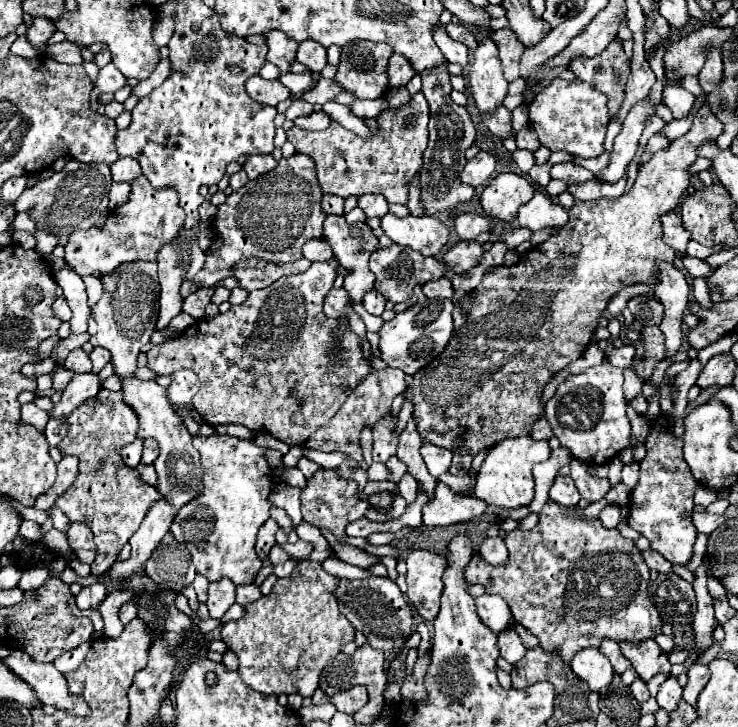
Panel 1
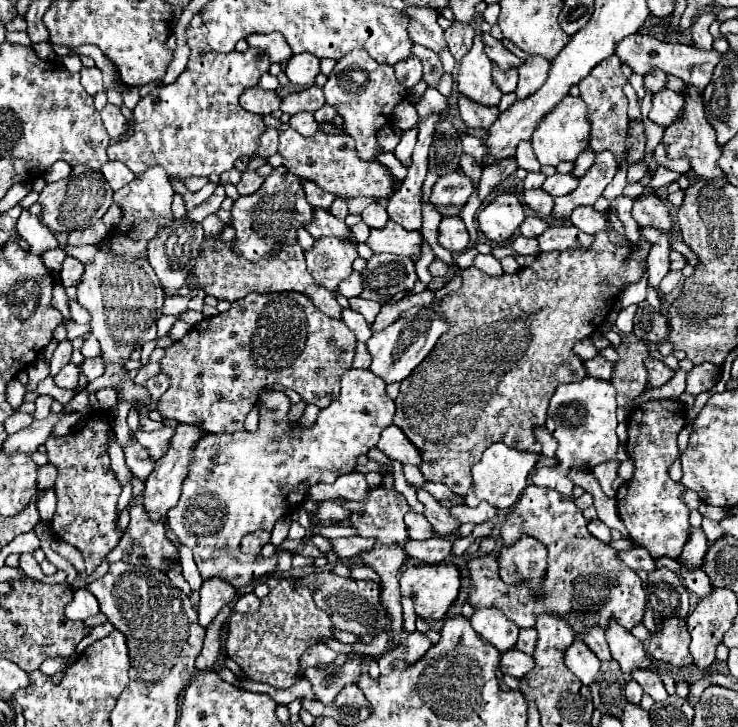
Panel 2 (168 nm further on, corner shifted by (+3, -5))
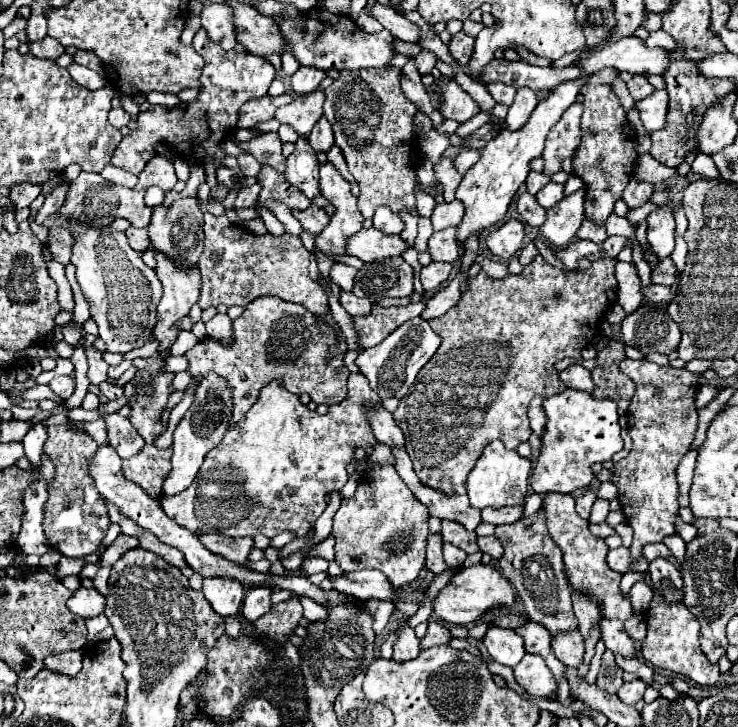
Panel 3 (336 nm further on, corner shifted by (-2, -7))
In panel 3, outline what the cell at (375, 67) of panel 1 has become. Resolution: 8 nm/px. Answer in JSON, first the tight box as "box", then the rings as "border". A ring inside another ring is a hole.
{"box":[324,69,442,219],"border":[[[362,69],[356,75],[350,71],[340,71],[340,77],[324,93],[324,117],[330,121],[334,143],[342,149],[350,173],[360,185],[358,209],[366,219],[370,219],[380,205],[390,207],[394,213],[402,209],[414,209],[416,189],[432,197],[442,195],[442,185],[436,185],[434,189],[420,187],[416,175],[416,167],[422,159],[420,147],[416,141],[410,141],[414,137],[412,119],[418,109],[410,99],[404,97],[400,89],[400,69]]]}

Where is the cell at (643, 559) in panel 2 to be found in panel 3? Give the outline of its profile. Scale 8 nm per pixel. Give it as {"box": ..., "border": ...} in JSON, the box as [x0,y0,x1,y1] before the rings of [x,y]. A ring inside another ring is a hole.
{"box":[606,547,630,573],"border":[[[618,547],[618,549],[612,549],[606,557],[608,561],[608,567],[612,571],[618,571],[618,573],[626,573],[628,571],[628,565],[630,565],[630,551],[626,547]]]}

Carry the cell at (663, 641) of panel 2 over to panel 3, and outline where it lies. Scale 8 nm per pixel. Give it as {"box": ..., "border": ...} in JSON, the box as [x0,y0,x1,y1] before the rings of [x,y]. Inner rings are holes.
{"box":[640,593,720,685],"border":[[[654,593],[650,601],[650,609],[646,611],[646,637],[640,645],[640,655],[652,665],[660,669],[668,669],[672,673],[690,677],[698,685],[714,685],[720,677],[718,665],[710,663],[708,657],[700,649],[698,641],[698,619],[686,609],[684,603],[668,603],[660,593]]]}

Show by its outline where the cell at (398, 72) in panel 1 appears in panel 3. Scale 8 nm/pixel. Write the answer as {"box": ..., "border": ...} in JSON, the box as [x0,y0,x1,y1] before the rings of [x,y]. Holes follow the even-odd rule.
{"box":[416,49,438,75],"border":[[[422,49],[422,51],[416,55],[416,67],[418,67],[418,71],[420,71],[422,75],[430,73],[430,71],[434,69],[436,61],[438,61],[438,57],[436,57],[432,51],[426,51],[426,49]]]}

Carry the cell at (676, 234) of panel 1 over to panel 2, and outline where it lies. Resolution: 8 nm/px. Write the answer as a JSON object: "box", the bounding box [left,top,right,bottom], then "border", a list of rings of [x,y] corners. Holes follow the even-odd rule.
{"box":[633,195,673,235],"border":[[[647,195],[643,201],[635,201],[633,219],[641,227],[657,227],[657,231],[665,231],[665,235],[673,233],[673,221],[669,217],[669,211],[657,195]]]}

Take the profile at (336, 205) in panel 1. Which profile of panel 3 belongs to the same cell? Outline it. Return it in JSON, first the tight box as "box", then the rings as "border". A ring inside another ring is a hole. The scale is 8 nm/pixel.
{"box":[284,137,320,199],"border":[[[298,137],[294,143],[294,151],[288,155],[284,177],[290,185],[298,187],[308,199],[320,197],[320,187],[318,187],[318,159],[312,147],[308,145],[306,137]]]}

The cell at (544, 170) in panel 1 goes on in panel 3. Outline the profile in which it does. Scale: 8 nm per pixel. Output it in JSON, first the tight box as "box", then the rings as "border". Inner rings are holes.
{"box":[526,171,550,195],"border":[[[530,171],[528,177],[526,177],[526,191],[530,195],[536,195],[544,185],[550,183],[550,177],[544,175],[544,173],[536,173],[536,171]]]}

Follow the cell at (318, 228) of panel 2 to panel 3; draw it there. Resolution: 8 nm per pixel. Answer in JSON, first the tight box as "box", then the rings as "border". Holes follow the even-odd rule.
{"box":[292,205,330,235],"border":[[[310,205],[310,209],[306,209],[306,211],[294,209],[292,215],[300,221],[300,225],[304,227],[304,231],[310,231],[310,233],[314,233],[314,235],[322,233],[322,229],[324,229],[324,227],[328,225],[328,221],[330,221],[330,217],[326,215],[326,211],[320,209],[320,207],[316,207],[316,205]]]}

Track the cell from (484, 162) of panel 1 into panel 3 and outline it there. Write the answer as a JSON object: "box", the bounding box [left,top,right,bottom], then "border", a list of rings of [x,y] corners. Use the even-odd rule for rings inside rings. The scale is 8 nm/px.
{"box":[430,201,464,231],"border":[[[452,201],[452,203],[438,203],[434,207],[434,213],[430,217],[434,231],[442,231],[448,227],[456,227],[464,217],[464,209],[460,201]]]}

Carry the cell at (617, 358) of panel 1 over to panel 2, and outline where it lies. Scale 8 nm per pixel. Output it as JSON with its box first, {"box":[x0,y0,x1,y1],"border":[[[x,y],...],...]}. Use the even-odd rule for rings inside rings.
{"box":[585,355,613,379],"border":[[[595,355],[593,359],[585,361],[585,367],[587,367],[587,373],[593,377],[599,377],[599,379],[613,377],[613,363],[601,355]]]}

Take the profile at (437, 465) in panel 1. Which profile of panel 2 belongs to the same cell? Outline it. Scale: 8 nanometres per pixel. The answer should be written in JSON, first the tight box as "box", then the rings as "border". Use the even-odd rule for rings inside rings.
{"box":[377,425,421,465],"border":[[[391,425],[381,433],[381,439],[377,443],[377,447],[391,459],[397,459],[401,463],[409,463],[409,465],[421,465],[421,451],[417,451],[417,447],[407,439],[407,435],[397,427]]]}

